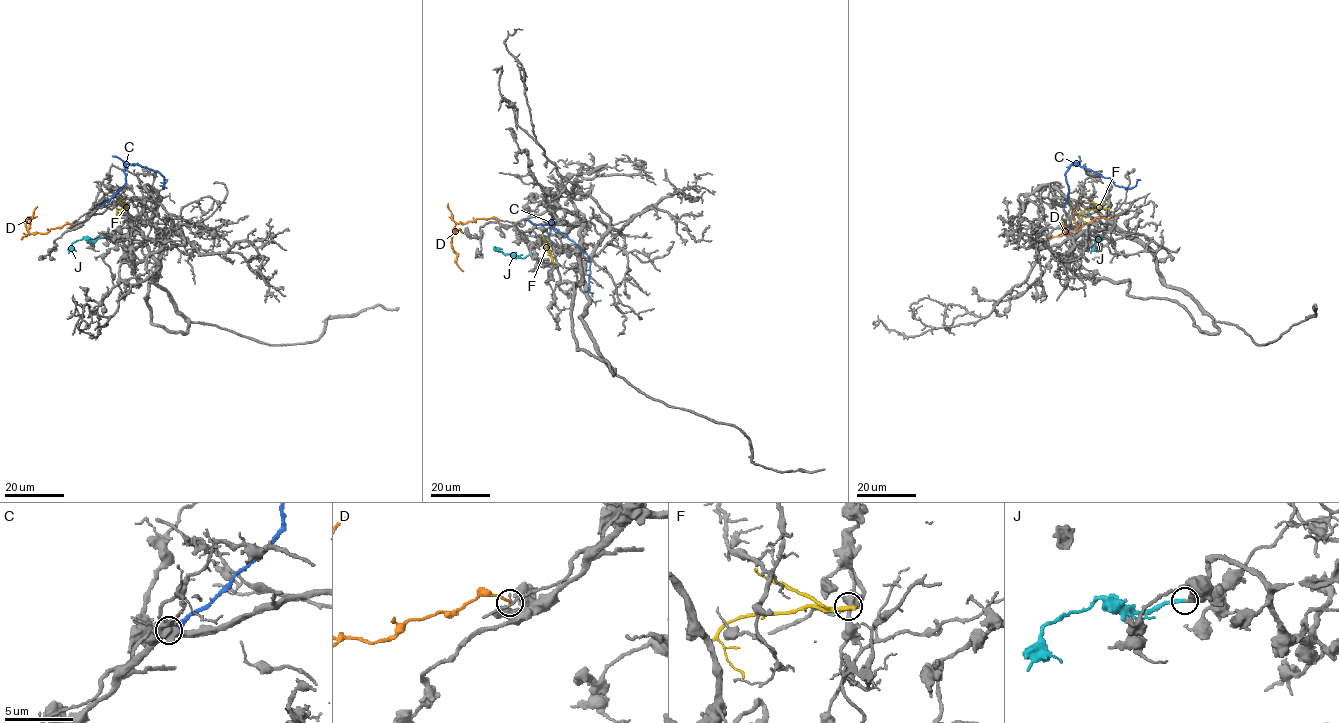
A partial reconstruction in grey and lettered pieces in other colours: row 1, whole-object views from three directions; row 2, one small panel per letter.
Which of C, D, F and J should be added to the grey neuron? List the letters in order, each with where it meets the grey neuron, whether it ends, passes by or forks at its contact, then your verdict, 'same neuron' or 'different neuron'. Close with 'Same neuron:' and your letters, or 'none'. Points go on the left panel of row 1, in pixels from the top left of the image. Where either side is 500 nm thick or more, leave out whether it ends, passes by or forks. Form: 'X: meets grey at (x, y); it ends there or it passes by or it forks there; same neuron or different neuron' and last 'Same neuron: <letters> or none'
C: meets grey at (101, 205); it ends there; different neuron
D: meets grey at (73, 225); it ends there; different neuron
F: meets grey at (128, 207); it ends there; different neuron
J: meets grey at (103, 237); it ends there; same neuron
Same neuron: J

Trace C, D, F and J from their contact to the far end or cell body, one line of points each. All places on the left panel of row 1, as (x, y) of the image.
C: (100, 205), (123, 186), (127, 164), (159, 173), (164, 178), (163, 188), (166, 179)
D: (73, 225), (65, 223), (43, 234), (30, 234), (26, 221), (37, 216)
F: (127, 208), (118, 210), (120, 223)
J: (103, 238), (88, 240), (83, 237), (72, 244), (68, 253)

